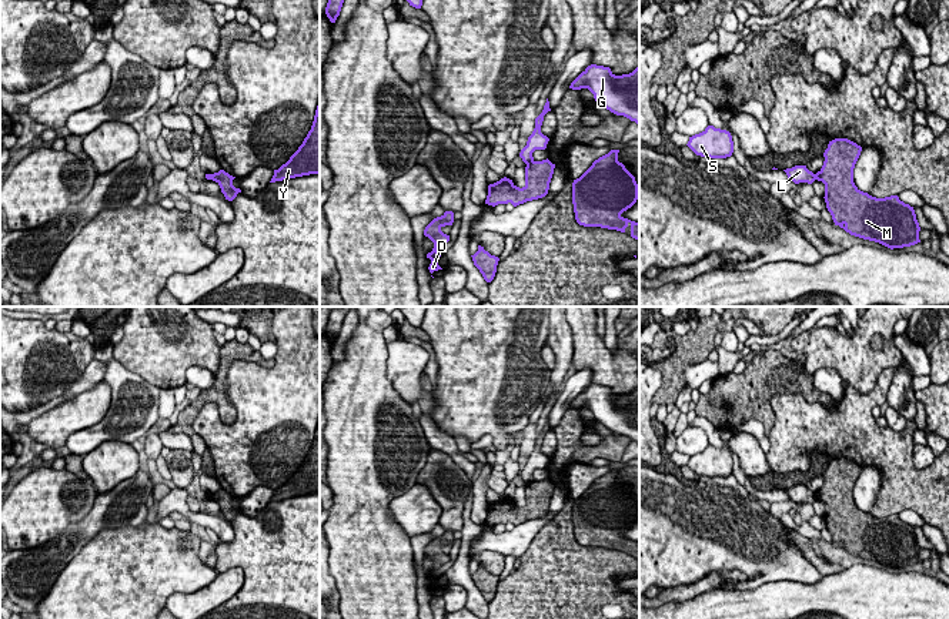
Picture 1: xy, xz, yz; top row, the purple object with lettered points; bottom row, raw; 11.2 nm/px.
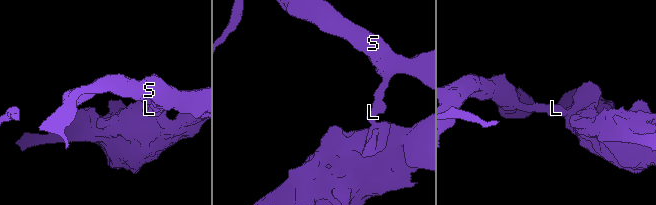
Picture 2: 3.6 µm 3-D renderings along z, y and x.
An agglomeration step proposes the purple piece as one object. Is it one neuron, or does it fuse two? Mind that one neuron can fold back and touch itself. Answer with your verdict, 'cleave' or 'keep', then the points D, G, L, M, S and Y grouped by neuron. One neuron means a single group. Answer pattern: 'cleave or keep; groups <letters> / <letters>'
cleave; groups D M Y / G L S

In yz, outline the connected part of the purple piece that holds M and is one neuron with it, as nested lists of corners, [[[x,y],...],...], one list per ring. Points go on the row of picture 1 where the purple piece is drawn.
[[[835,138],[829,141],[823,165],[815,174],[825,184],[823,198],[835,225],[890,250],[920,242],[913,207],[898,195],[876,198],[855,185],[853,168],[861,151],[862,147],[856,143]]]

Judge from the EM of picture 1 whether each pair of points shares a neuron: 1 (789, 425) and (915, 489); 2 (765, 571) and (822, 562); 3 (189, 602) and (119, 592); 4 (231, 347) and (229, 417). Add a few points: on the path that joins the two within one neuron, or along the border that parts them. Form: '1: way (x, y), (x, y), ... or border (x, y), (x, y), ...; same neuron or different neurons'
1: way (821, 431), (851, 431), (884, 458); same neuron
2: border (789, 539), (822, 575); different neurons
3: border (199, 589), (171, 594), (164, 604); different neurons
4: way (224, 364), (221, 372), (221, 400); same neuron

